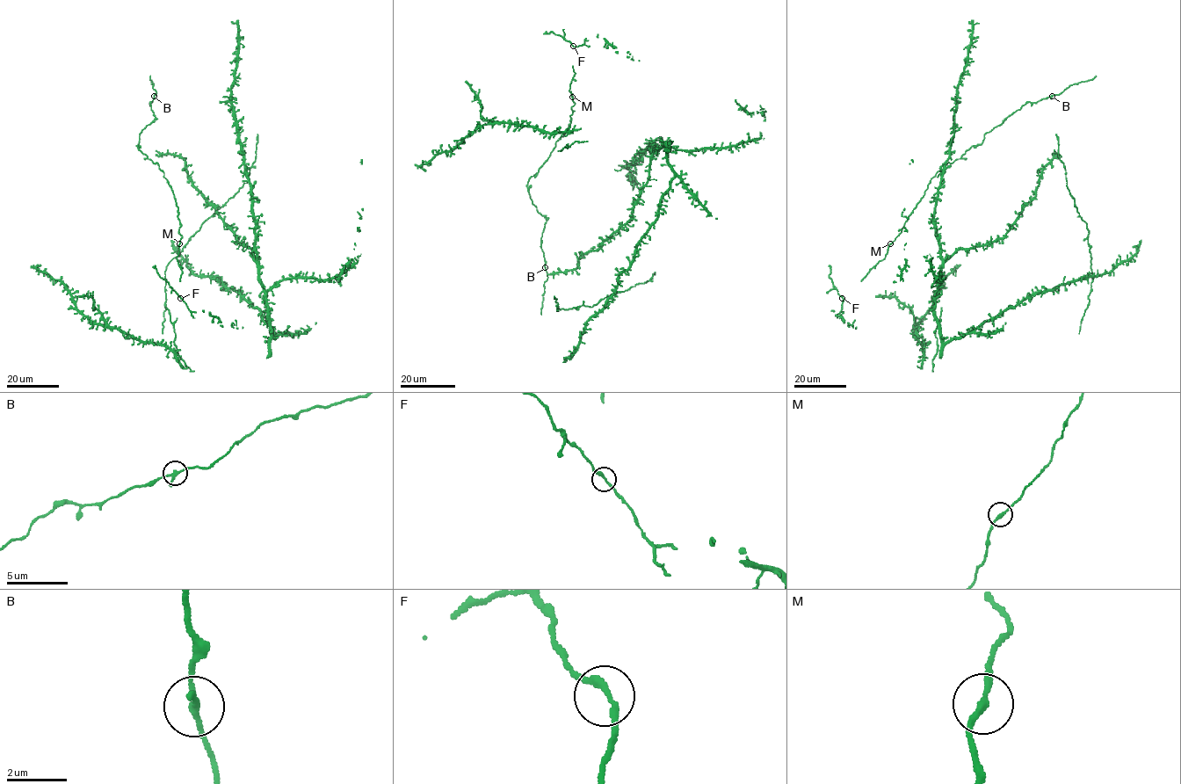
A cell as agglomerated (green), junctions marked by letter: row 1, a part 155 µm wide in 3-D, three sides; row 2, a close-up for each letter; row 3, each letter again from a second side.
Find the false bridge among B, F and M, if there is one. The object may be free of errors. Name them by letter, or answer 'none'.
none

